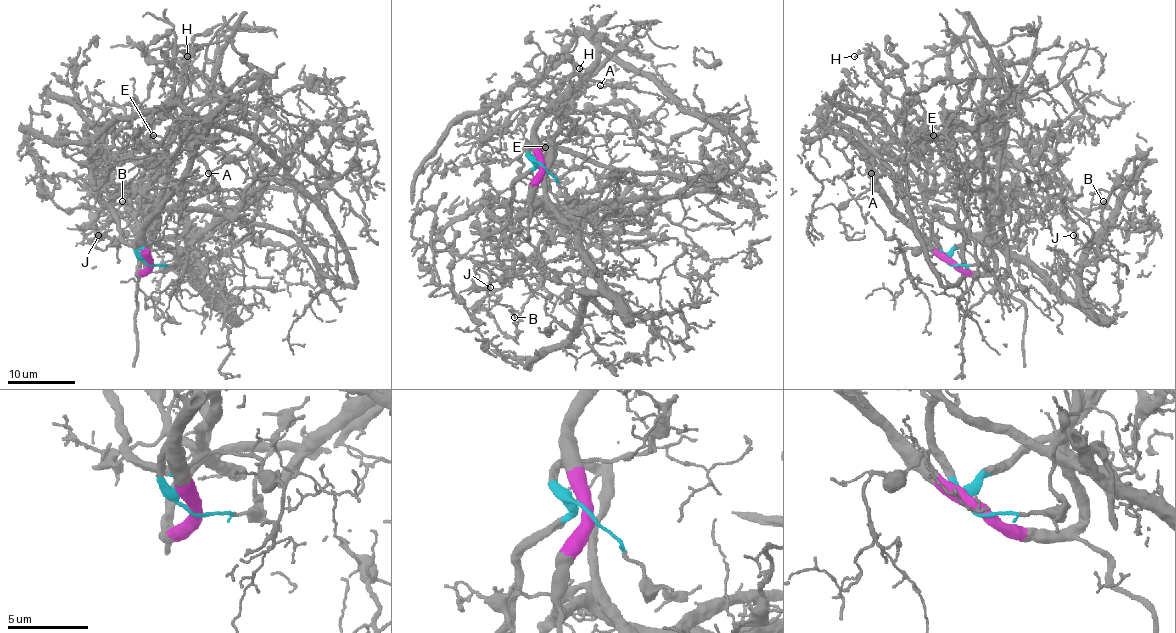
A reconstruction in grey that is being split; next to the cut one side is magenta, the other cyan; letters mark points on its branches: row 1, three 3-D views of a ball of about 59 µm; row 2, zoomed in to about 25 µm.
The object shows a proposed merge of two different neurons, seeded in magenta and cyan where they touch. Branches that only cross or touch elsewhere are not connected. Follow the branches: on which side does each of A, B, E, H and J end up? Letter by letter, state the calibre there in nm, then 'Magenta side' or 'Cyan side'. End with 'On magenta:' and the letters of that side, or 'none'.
A: Thickness 90 nm. Magenta side
B: Thickness 100 nm. Cyan side
E: Thickness 140 nm. Cyan side
H: Thickness 140 nm. Cyan side
J: Thickness 110 nm. Cyan side
On magenta: A

